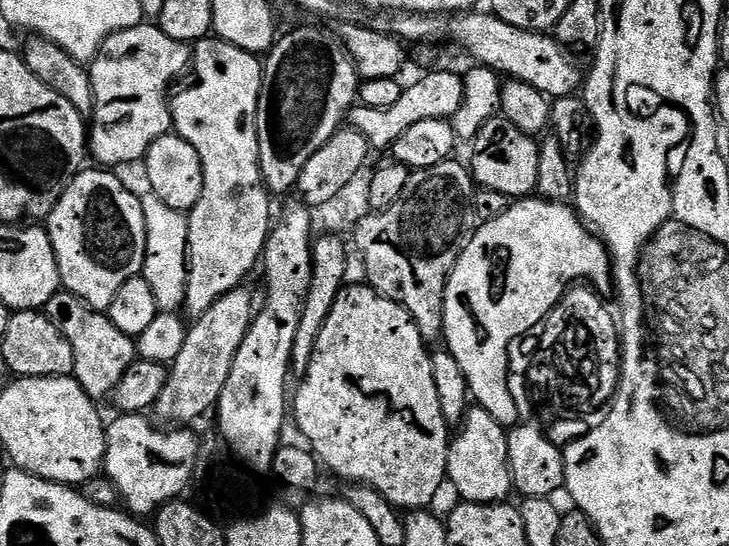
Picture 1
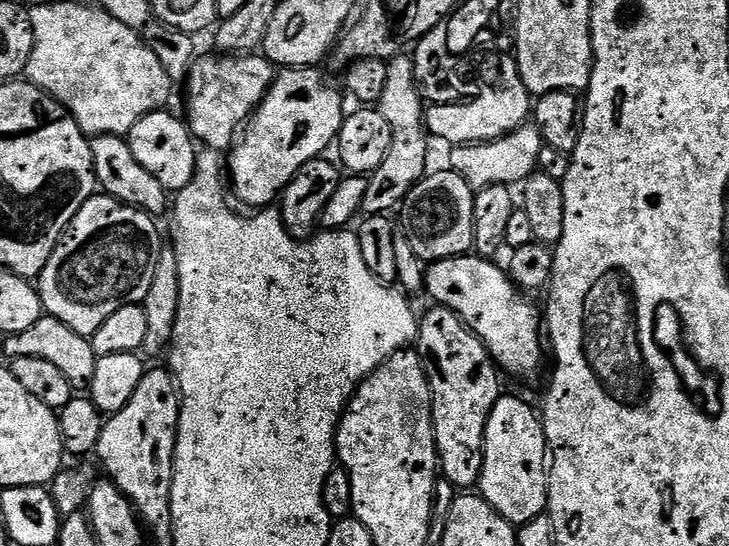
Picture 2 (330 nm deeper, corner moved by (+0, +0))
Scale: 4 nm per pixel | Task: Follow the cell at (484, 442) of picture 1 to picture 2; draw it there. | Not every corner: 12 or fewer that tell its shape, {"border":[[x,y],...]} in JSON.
{"border":[[432,306],[414,341],[432,391],[438,468],[479,485],[502,395],[488,348]]}

